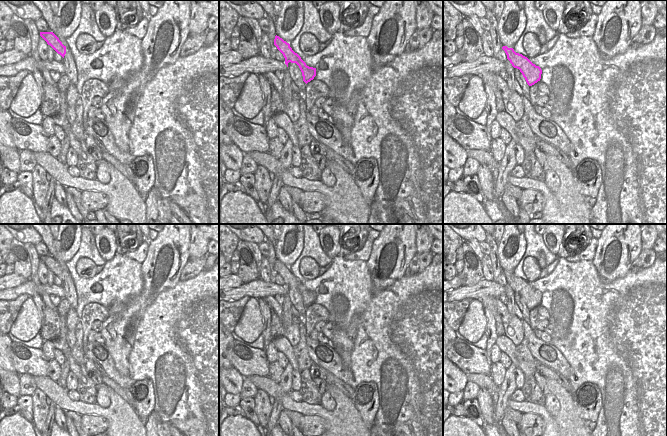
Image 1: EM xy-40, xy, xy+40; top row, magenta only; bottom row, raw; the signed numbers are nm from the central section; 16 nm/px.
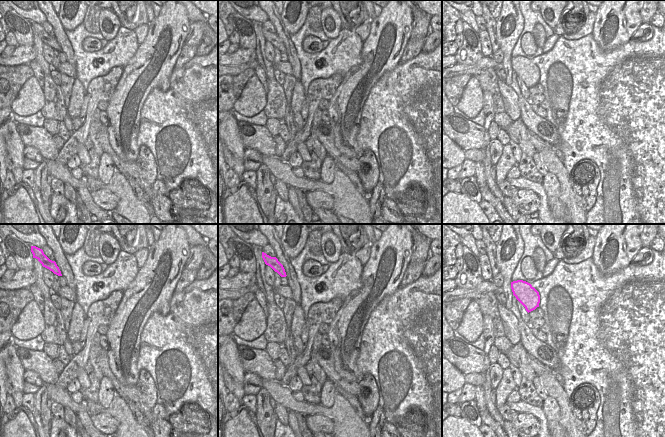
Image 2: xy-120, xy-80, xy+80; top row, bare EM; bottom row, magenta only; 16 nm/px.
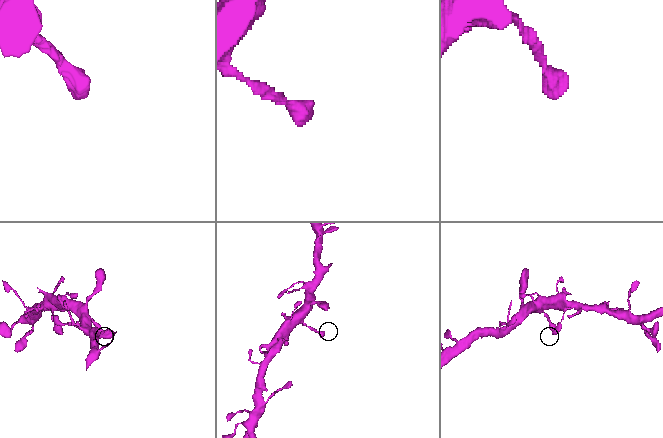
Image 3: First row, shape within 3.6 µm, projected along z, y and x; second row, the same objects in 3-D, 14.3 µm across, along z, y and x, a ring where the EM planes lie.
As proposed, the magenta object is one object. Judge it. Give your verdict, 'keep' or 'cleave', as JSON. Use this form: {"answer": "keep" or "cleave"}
{"answer": "keep"}

